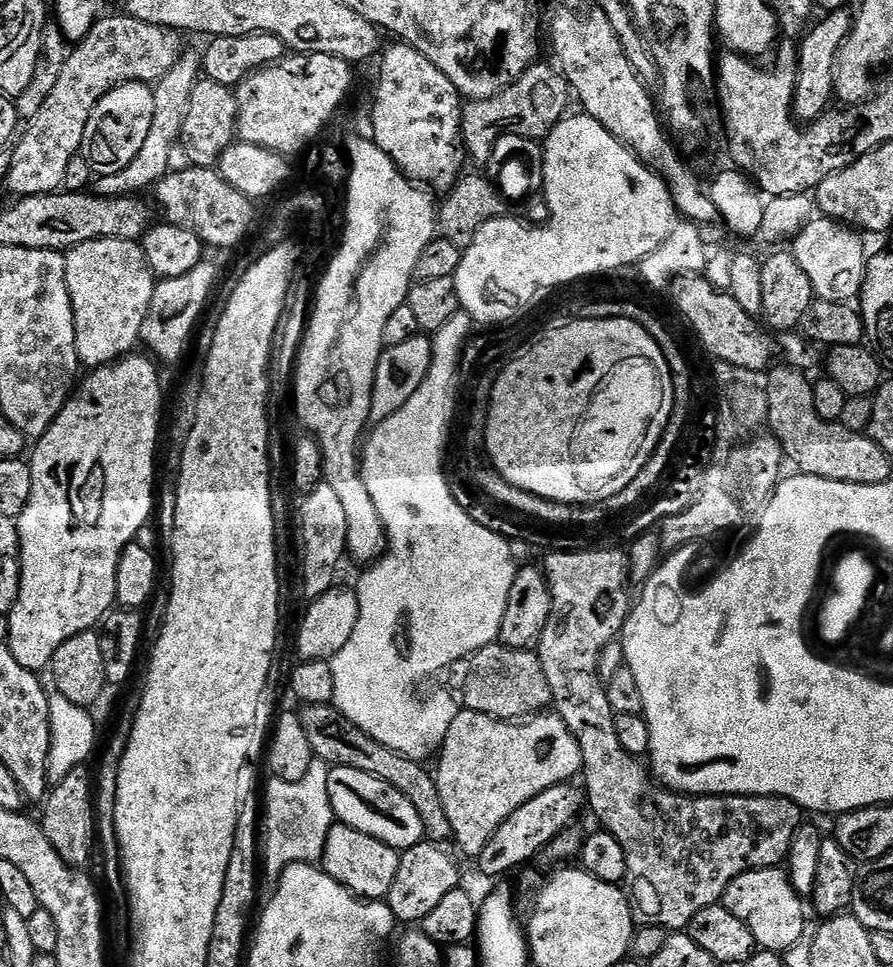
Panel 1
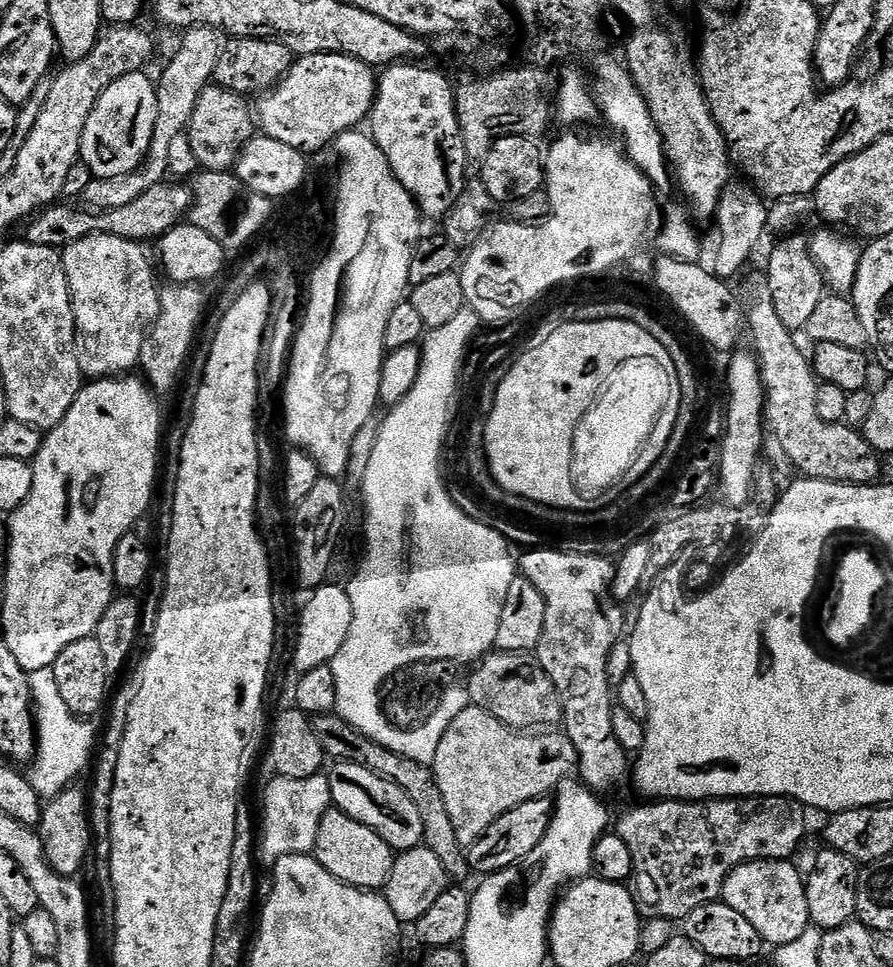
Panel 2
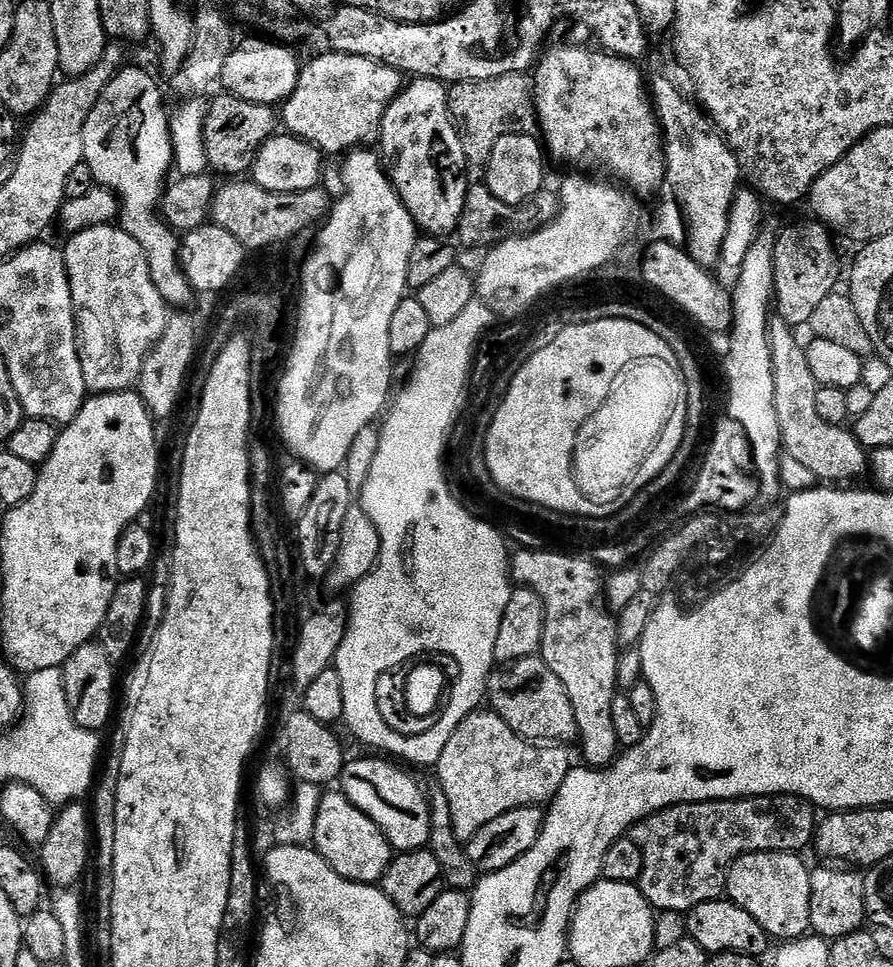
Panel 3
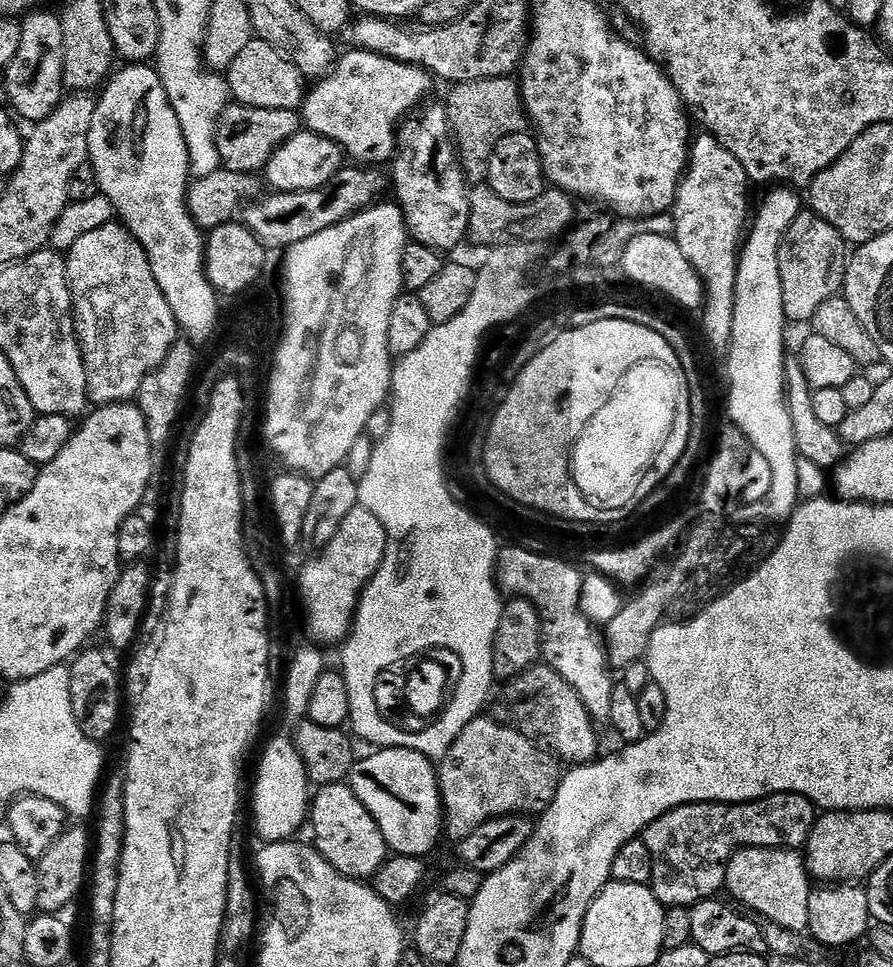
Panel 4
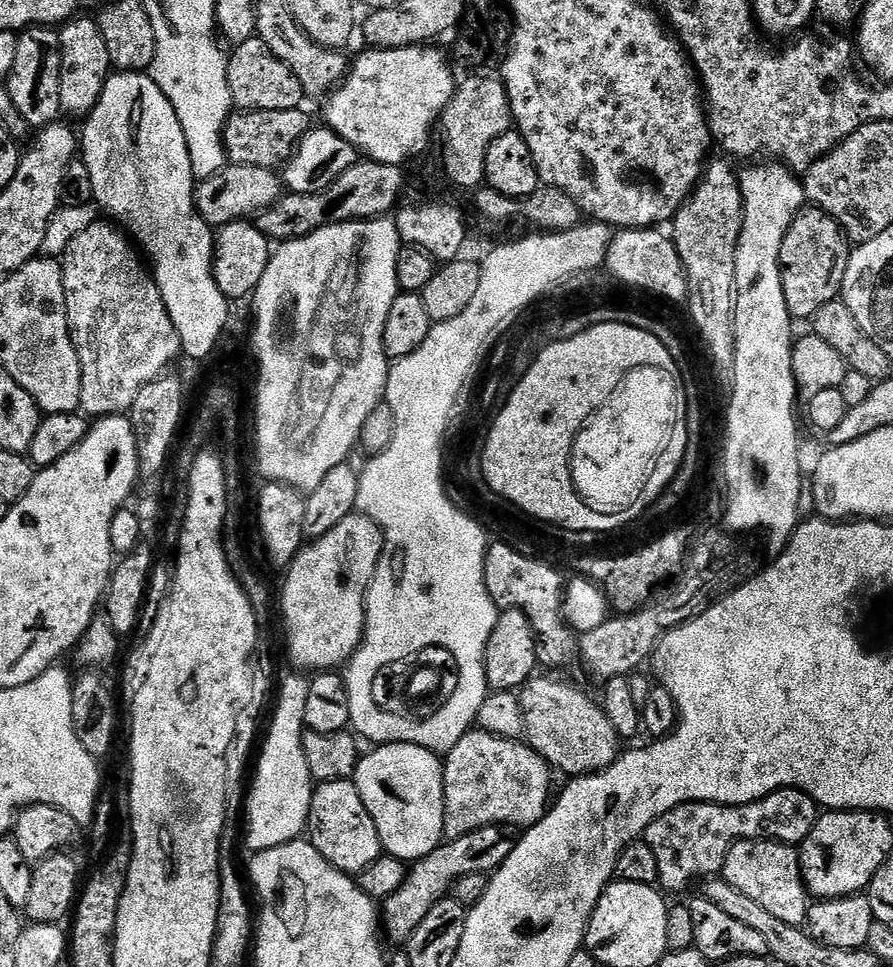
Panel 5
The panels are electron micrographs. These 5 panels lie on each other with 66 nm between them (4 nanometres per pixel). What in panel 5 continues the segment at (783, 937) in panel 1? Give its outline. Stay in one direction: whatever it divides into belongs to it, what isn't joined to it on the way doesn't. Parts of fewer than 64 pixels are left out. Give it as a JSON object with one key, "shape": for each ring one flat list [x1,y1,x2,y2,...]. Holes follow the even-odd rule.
{"shape":[[739,840,726,854,722,879,781,922,800,926,808,919,810,897,800,874,800,853,793,845,778,840]]}

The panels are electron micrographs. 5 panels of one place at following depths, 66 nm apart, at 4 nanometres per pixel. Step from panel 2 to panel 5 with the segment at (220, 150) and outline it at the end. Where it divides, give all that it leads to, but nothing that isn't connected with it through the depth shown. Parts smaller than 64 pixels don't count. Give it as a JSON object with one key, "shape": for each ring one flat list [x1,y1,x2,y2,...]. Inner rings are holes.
{"shape":[[303,107,294,110,258,110,257,112,233,111,224,127,224,154,231,163,242,166,262,166,273,170,279,169,282,162,287,162,295,154,310,129,308,116]]}

